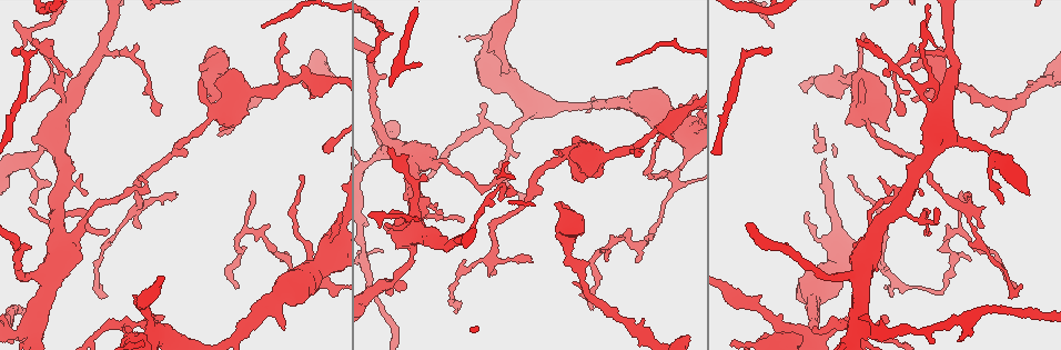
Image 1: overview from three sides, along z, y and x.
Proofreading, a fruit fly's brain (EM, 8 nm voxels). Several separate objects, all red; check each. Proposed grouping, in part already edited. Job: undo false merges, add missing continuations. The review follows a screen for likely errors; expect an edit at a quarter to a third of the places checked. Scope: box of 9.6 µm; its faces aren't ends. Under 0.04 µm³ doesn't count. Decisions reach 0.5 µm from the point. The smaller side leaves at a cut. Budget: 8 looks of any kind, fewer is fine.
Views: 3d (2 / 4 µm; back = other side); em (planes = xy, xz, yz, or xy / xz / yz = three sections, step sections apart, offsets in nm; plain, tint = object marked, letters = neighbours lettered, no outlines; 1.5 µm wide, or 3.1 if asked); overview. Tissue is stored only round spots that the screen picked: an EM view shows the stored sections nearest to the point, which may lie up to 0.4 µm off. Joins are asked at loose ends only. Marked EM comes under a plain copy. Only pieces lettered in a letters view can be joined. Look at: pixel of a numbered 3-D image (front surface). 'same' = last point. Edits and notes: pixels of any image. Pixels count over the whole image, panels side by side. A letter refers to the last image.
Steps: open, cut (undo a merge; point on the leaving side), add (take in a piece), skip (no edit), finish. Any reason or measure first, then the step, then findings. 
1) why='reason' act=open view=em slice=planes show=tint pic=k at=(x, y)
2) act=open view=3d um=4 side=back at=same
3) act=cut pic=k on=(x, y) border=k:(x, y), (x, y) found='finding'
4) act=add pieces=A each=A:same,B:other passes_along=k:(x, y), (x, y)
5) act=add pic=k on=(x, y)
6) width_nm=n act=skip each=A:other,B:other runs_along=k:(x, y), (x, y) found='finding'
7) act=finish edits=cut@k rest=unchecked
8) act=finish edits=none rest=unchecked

why='an open end' act=open view=em slice=xz step=8 show=letters pic=1 at=(967, 259)

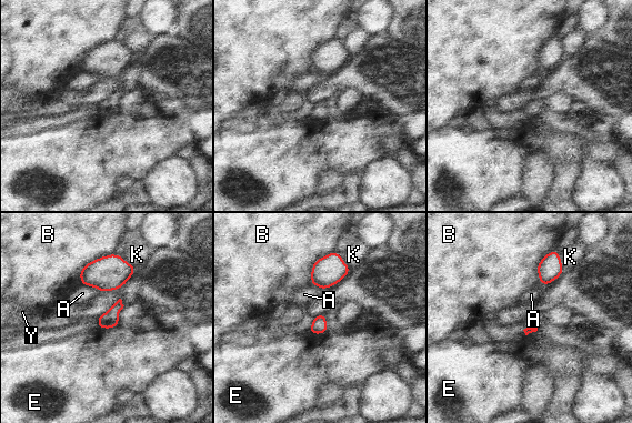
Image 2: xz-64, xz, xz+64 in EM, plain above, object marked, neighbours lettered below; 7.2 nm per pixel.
why='cut it another way' act=open view=em slice=planes show=letters at=same

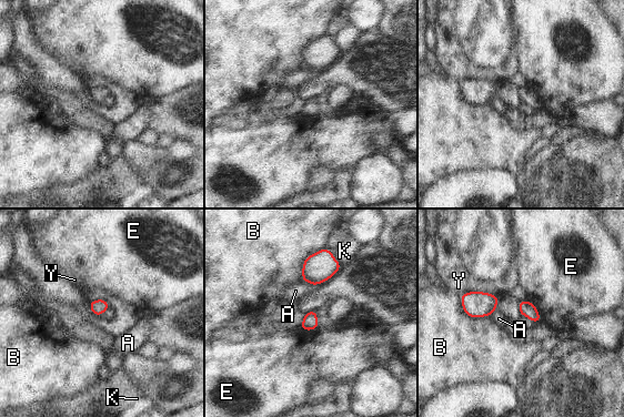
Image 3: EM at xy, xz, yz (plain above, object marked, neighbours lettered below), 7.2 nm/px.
act=skip each=A:other,B:other,E:other,K:other,Y:other border=3:(526, 299), (535, 306), (541, 319) found='none of them fits'

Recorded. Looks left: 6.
why='branch stops here' act=open view=3d um=4 pic=1 at=(210, 98)

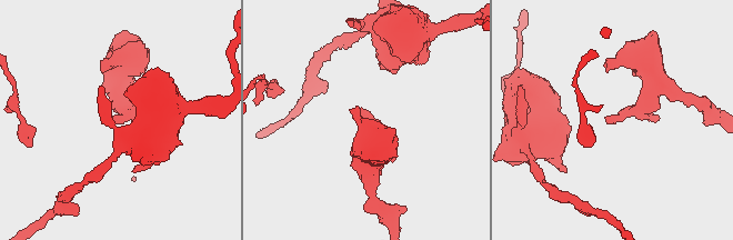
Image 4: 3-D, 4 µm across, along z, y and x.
act=open view=em slice=planes show=letters pic=4 at=(115, 119)

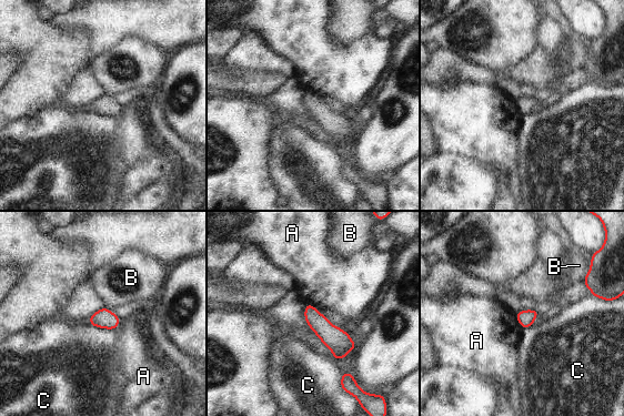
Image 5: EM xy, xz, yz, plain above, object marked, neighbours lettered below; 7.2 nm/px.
act=skip each=A:other,B:other,C:other border=5:(513, 313), (522, 327) found='none of them fits'

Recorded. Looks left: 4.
why='free end' act=open view=3d um=2 pic=1 at=(815, 330)

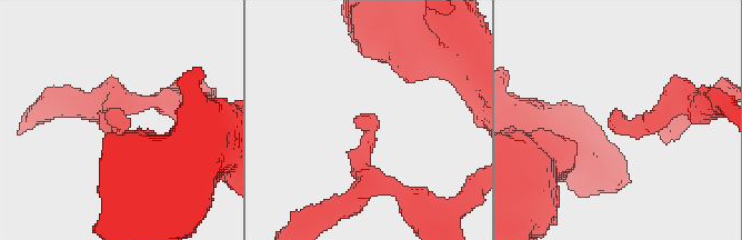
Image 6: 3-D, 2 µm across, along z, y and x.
act=open view=em slice=yz step=8 show=letters pic=6 at=(611, 123)

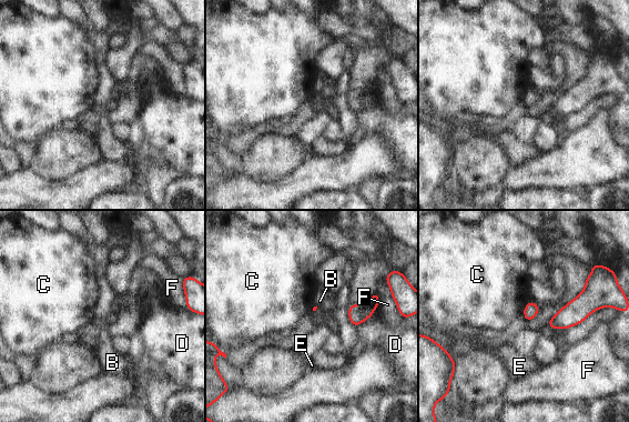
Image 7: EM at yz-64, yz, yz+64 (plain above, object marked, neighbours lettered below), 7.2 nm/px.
act=open view=em slice=planes show=letters at=same

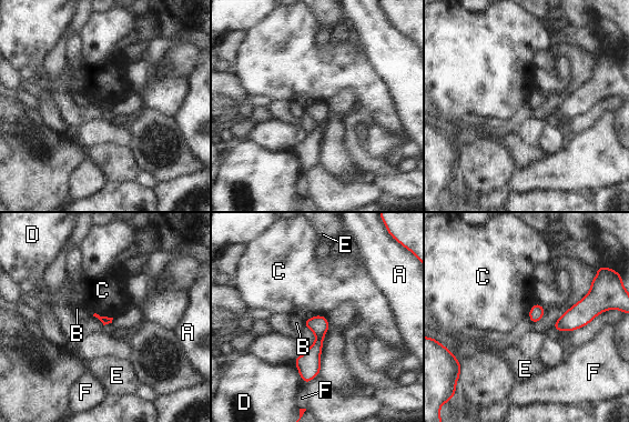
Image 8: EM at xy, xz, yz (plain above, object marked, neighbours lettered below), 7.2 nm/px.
longest_contact=C:150nm act=skip each=A:other,B:other,C:other,D:other,E:other,F:other found='no lettered piece goes on from it'

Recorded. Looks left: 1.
act=finish edits=none rest=unchecked

